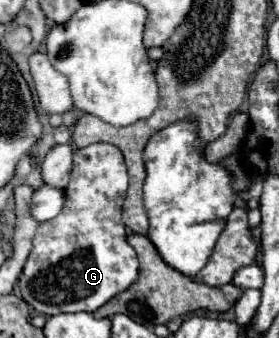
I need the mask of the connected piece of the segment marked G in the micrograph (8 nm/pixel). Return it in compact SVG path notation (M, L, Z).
M91 144L87 148L75 150L71 182L67 186L67 200L61 214L53 220L39 222L37 234L33 238L31 254L23 266L23 272L17 280L21 296L43 316L55 316L61 312L95 312L109 298L123 292L137 278L137 254L127 244L127 230L121 222L121 206L127 190L127 168L123 154L113 144Z

